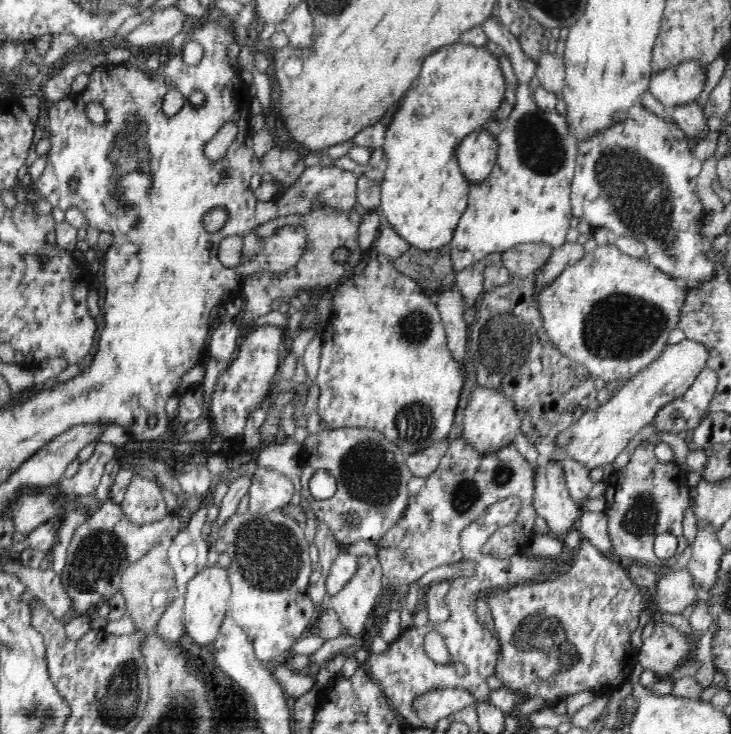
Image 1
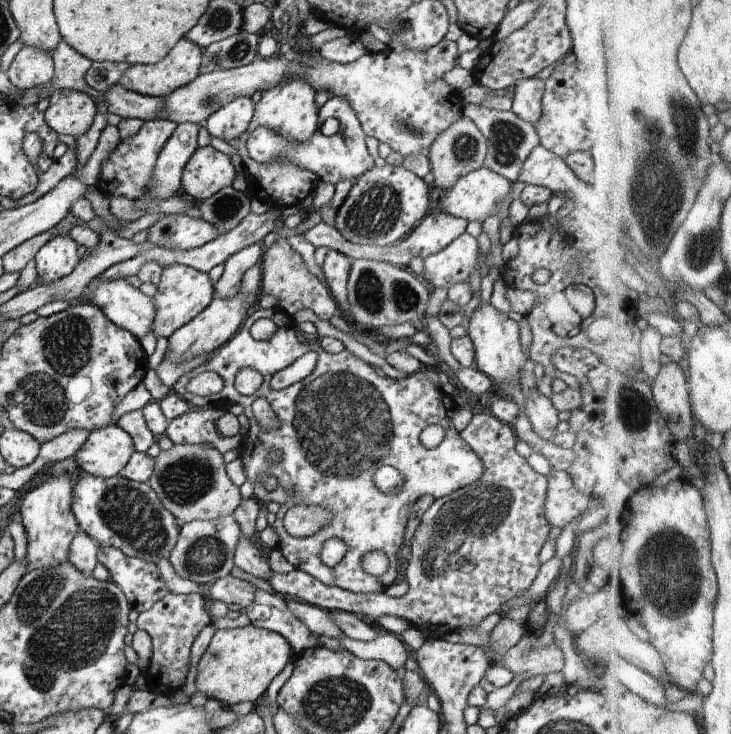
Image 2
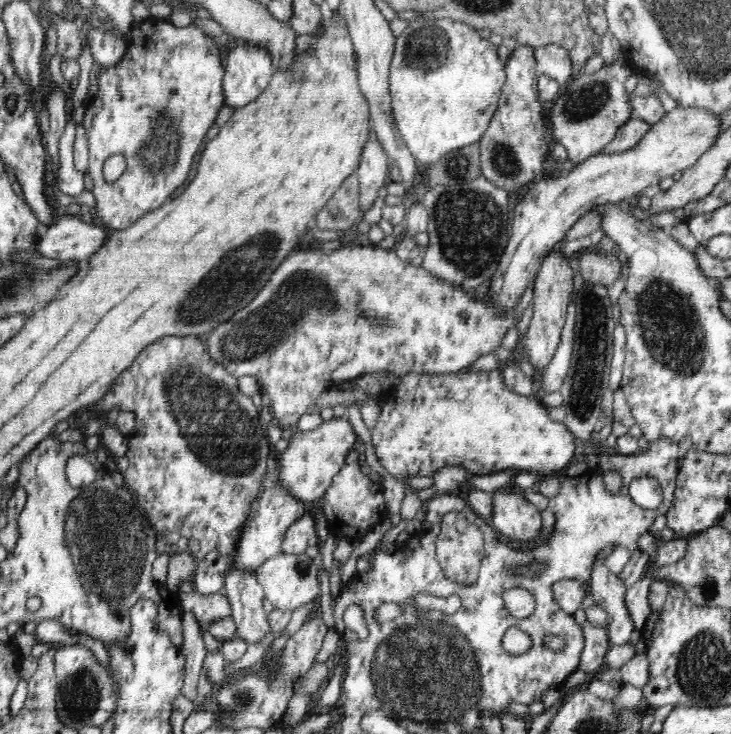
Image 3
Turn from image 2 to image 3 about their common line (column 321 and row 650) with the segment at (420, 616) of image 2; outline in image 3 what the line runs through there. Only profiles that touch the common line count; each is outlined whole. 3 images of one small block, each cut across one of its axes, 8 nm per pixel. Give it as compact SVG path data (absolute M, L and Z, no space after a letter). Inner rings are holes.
M587 621L582 624L581 629L584 640L579 669L594 674L600 670L612 644L609 641L607 627L594 626L592 622Z

